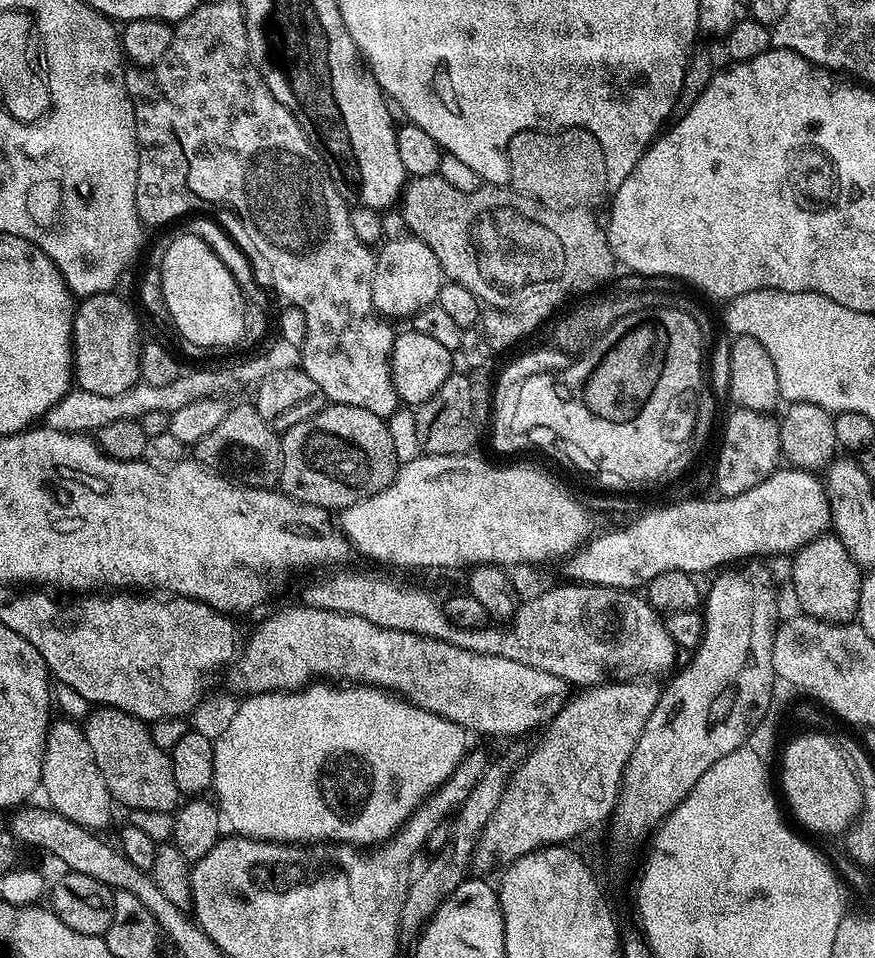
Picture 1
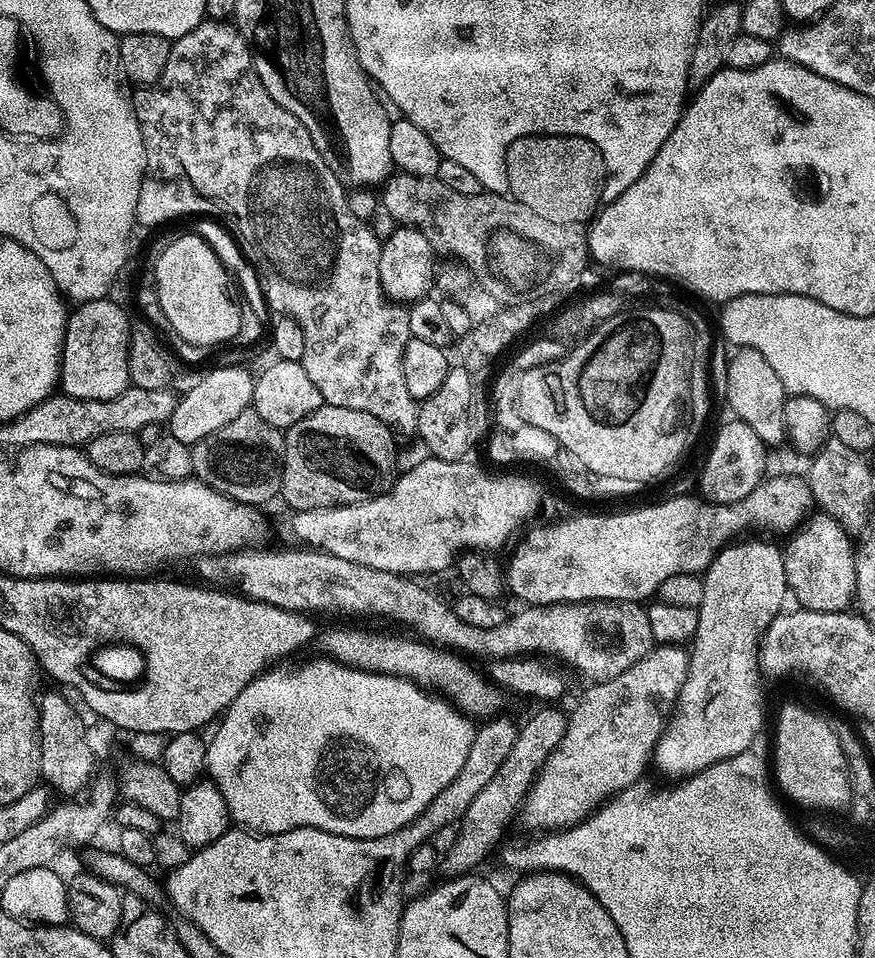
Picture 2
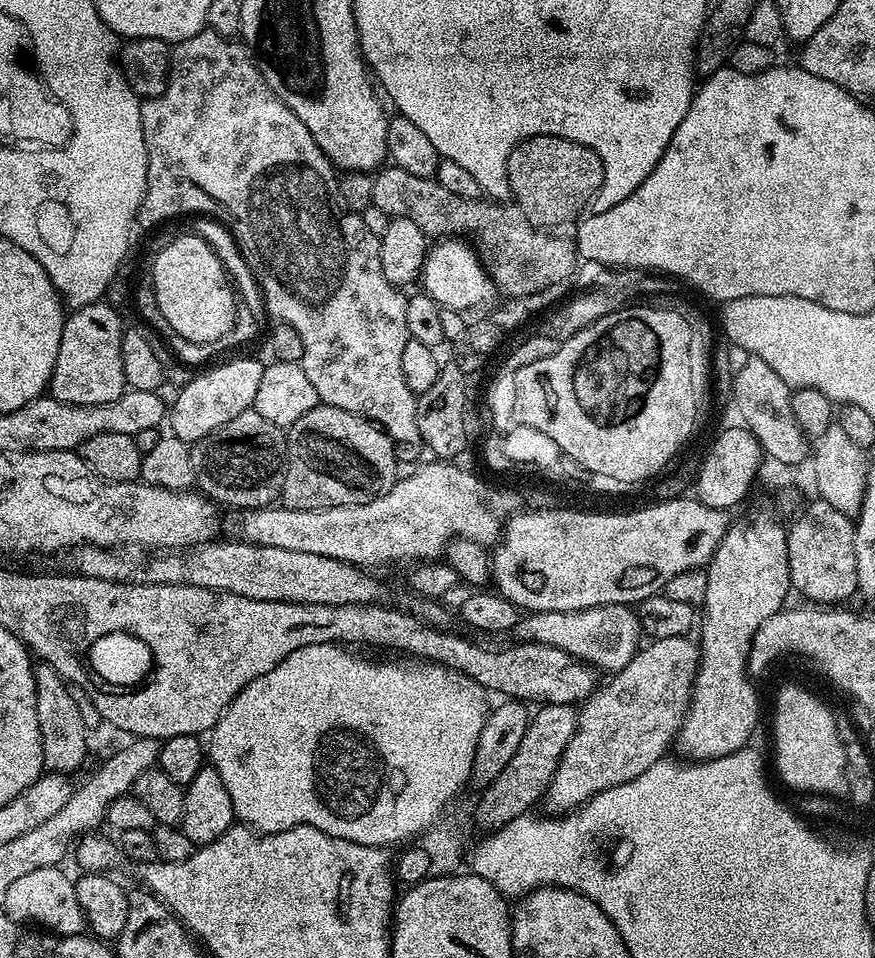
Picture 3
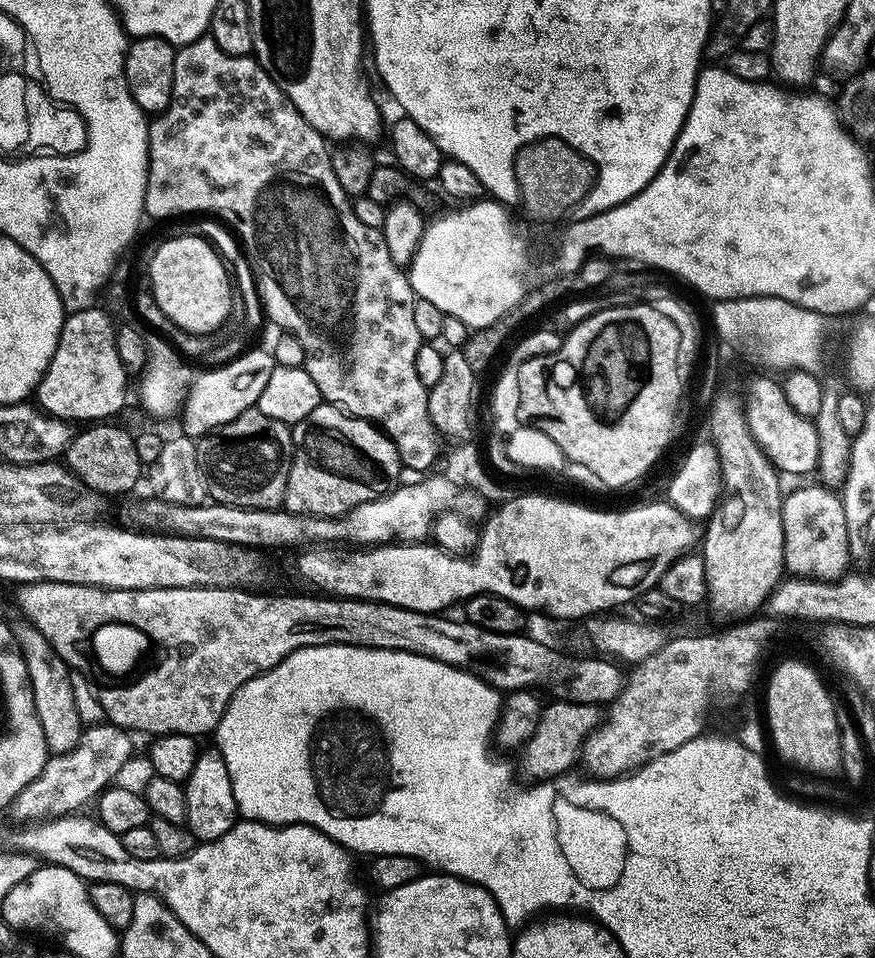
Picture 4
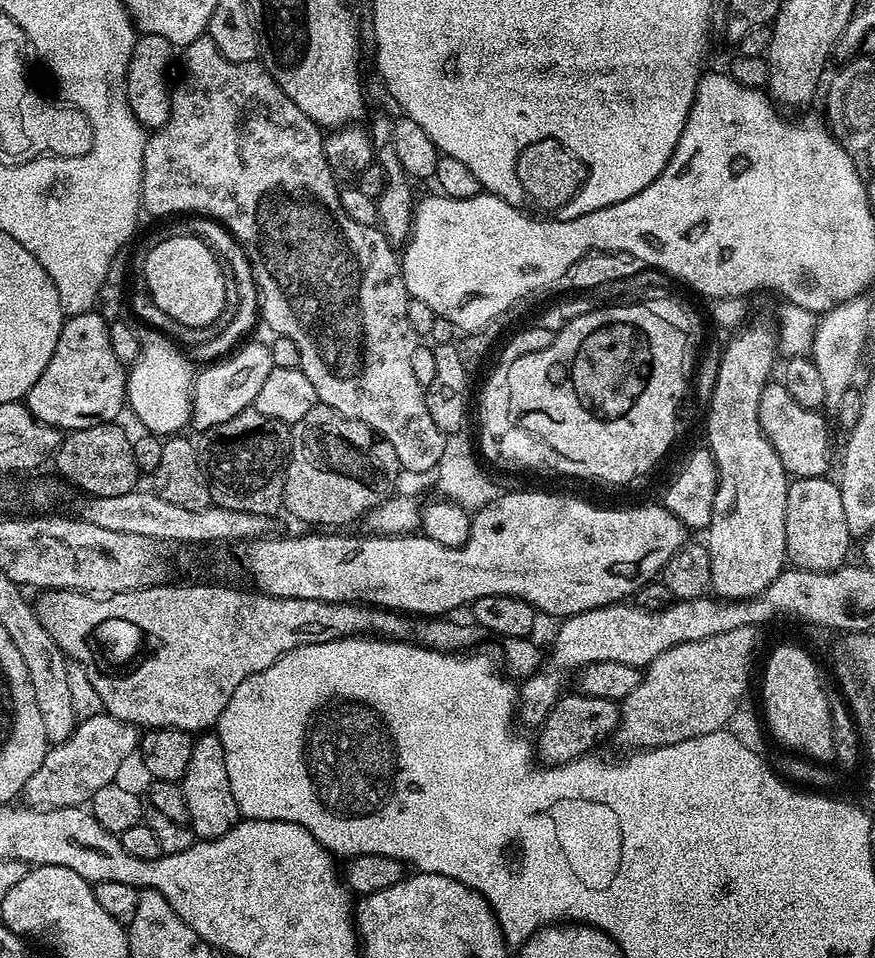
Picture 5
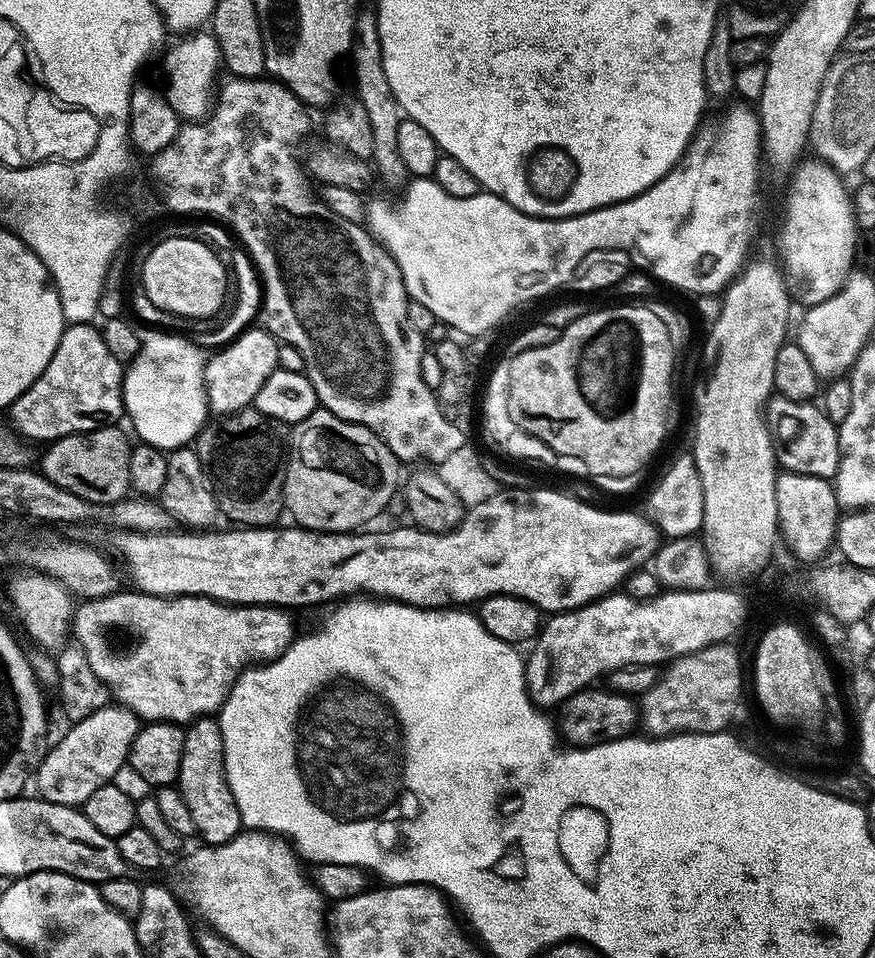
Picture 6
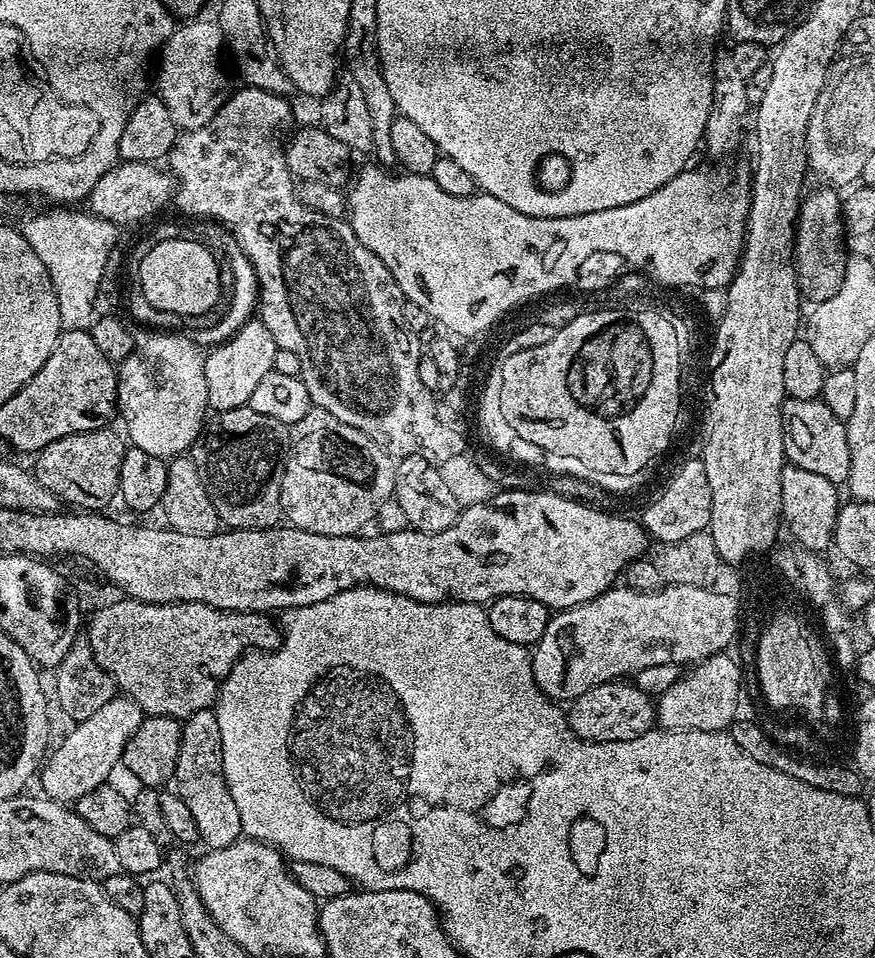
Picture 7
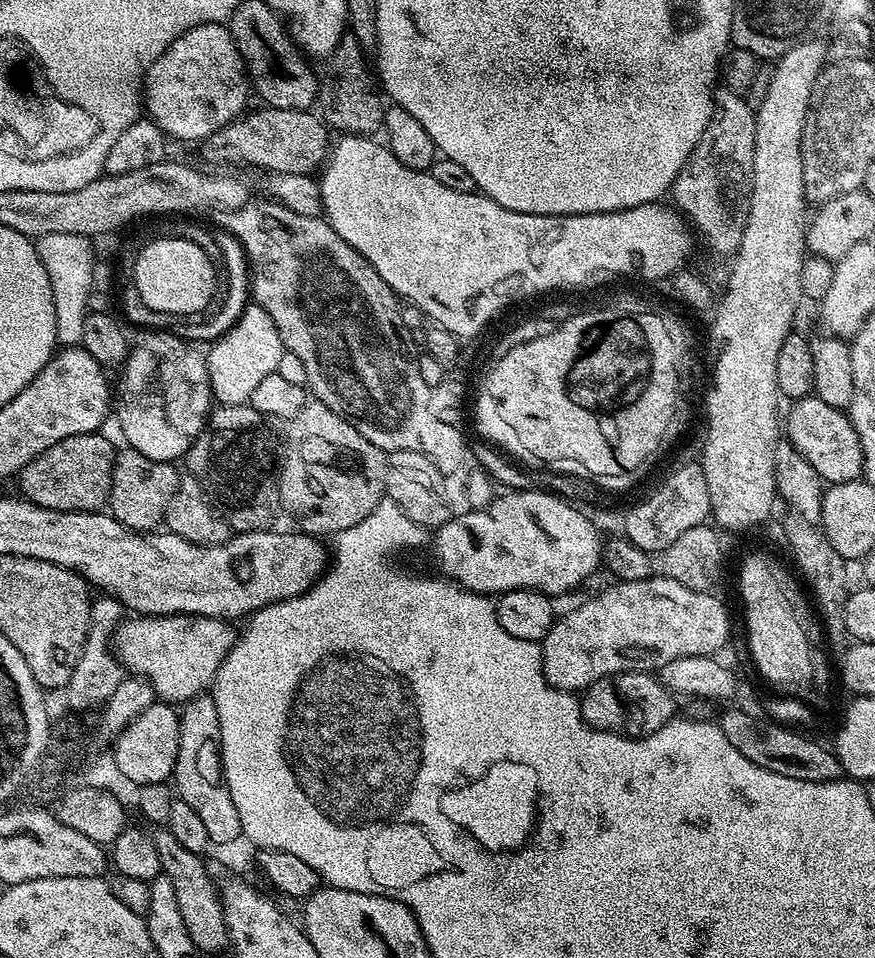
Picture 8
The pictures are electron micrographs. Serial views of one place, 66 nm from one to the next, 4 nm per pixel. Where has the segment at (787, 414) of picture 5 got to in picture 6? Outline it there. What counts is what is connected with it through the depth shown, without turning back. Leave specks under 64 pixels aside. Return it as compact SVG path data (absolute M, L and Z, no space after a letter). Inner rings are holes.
M779 394L768 402L766 419L774 437L776 459L781 469L803 476L817 476L826 481L835 477L840 465L840 434L837 425L827 416L823 407L802 400L788 400Z

